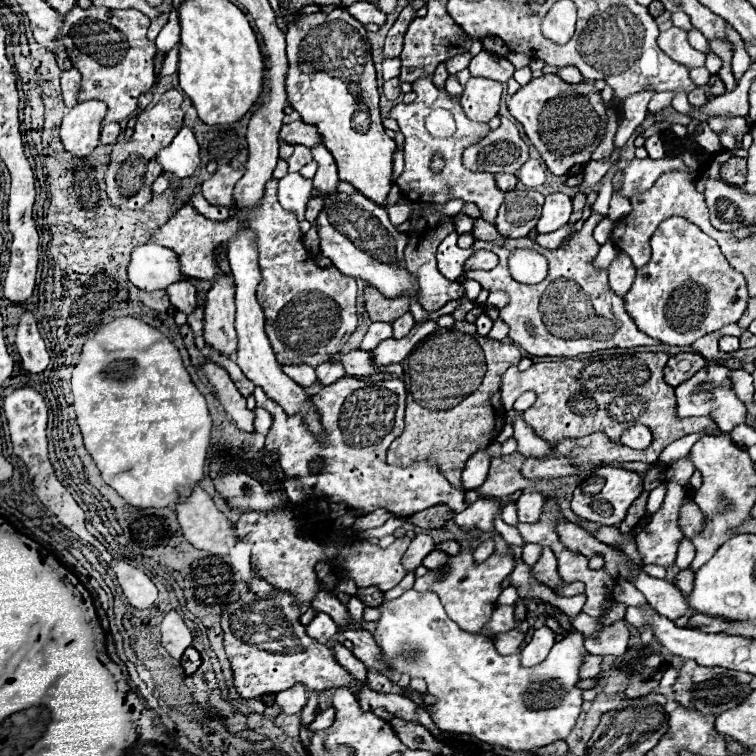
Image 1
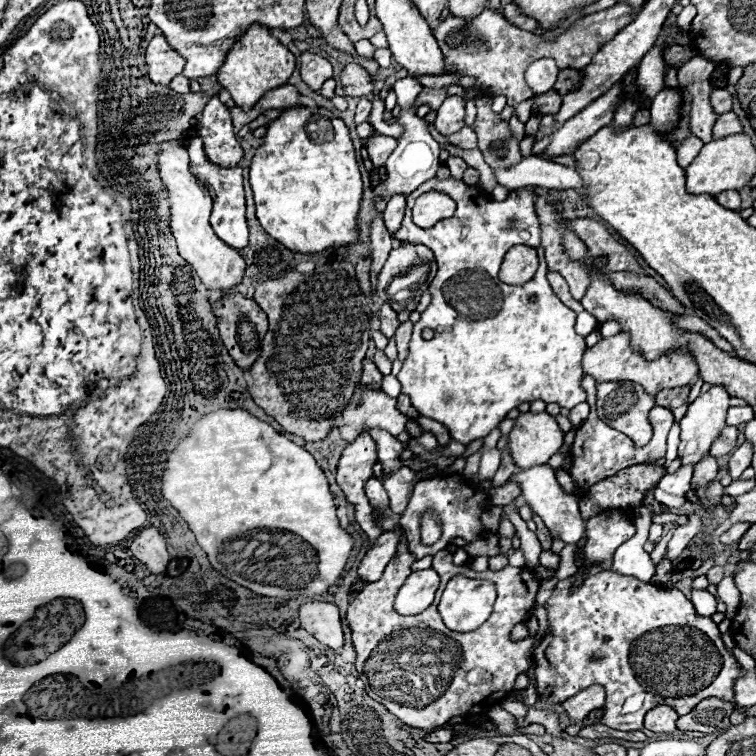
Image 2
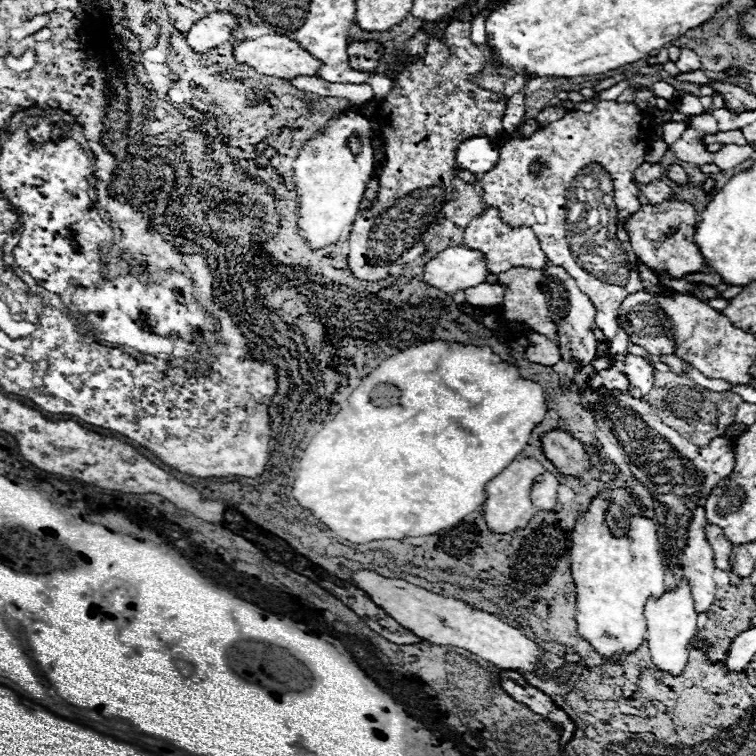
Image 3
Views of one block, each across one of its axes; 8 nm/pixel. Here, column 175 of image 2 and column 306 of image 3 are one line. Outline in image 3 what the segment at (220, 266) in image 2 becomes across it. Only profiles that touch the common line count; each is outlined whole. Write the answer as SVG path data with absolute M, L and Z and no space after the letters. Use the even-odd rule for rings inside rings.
M356 108L340 112L324 130L310 138L298 158L294 160L294 180L300 196L300 234L310 240L312 248L332 244L340 238L344 228L356 220L358 206L366 192L366 184L374 172L374 148L372 148L372 124ZM358 134L360 154L354 154L348 146L348 138Z

